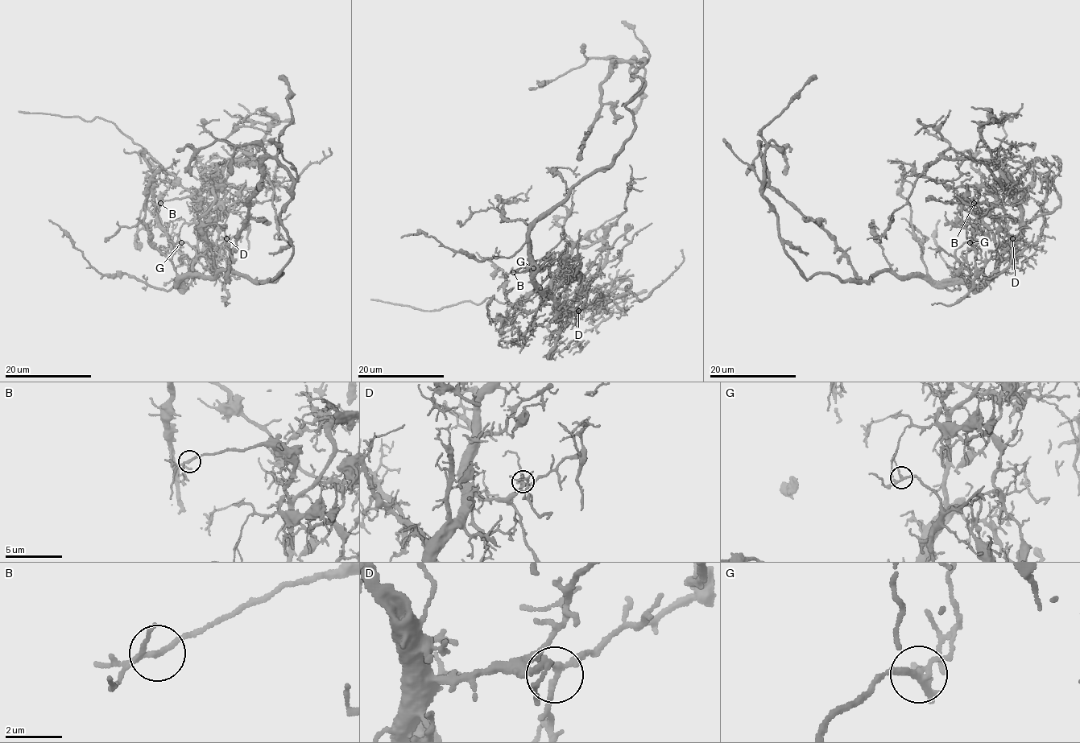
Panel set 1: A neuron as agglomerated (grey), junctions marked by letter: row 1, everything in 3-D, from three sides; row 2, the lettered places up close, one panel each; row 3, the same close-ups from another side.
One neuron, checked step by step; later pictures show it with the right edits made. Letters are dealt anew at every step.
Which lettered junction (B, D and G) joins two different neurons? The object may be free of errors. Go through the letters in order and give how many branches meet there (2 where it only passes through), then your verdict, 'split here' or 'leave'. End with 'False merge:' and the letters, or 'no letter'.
B: branches 3; leave
D: branches 3; leave
G: branches 3; split here
False merge: G

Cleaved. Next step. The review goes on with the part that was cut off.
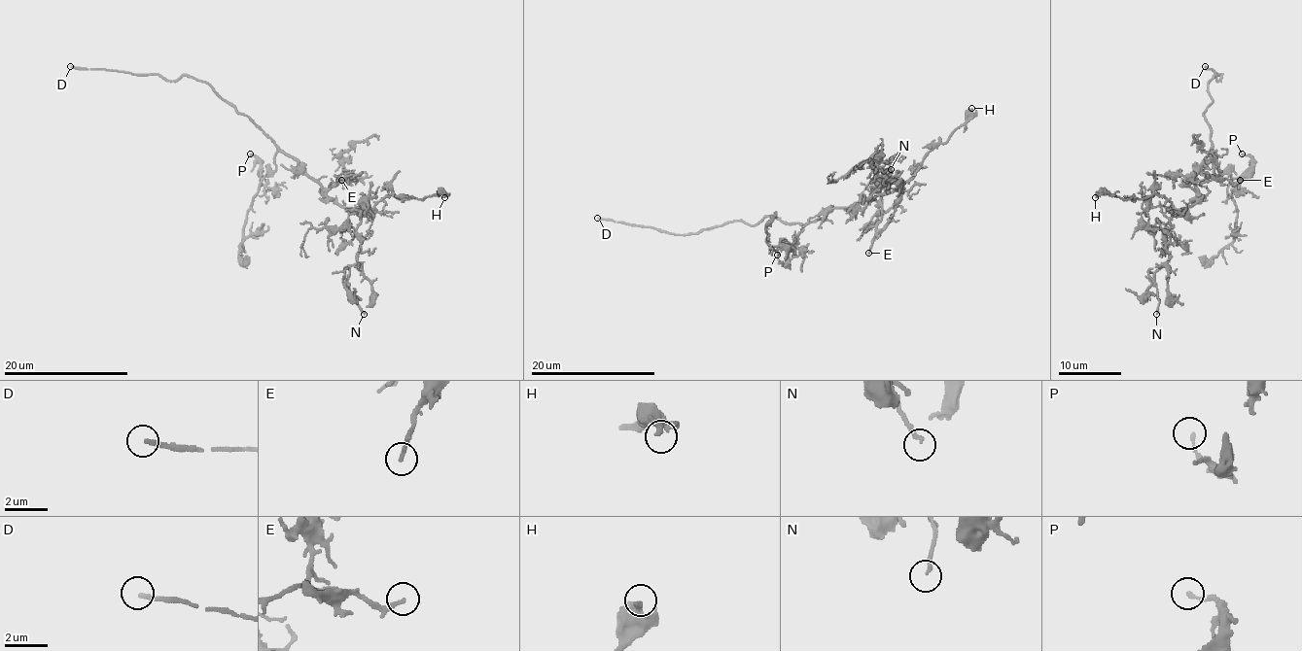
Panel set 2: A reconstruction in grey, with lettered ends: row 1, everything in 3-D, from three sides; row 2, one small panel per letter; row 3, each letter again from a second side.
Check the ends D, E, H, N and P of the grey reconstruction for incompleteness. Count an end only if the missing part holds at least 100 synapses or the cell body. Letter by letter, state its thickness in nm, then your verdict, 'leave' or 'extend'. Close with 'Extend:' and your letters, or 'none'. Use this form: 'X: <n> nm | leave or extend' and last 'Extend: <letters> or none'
D: 170 nm | extend
E: 140 nm | extend
H: 420 nm | leave
N: 170 nm | leave
P: 160 nm | leave
Extend: D, E

